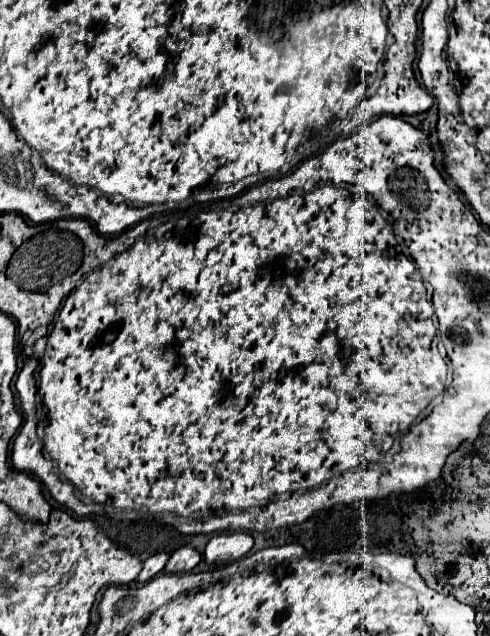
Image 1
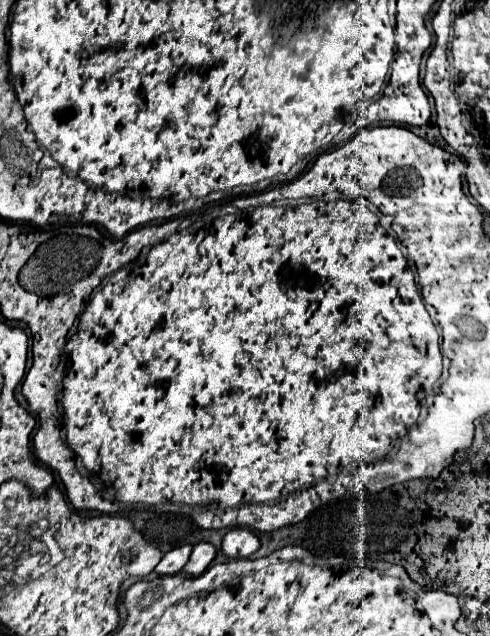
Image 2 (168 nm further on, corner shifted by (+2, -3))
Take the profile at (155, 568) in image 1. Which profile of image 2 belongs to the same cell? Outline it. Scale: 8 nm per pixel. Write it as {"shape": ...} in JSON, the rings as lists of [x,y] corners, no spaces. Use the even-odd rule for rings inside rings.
{"shape":[[[192,546],[172,548],[170,552],[166,552],[166,554],[162,556],[162,560],[160,560],[158,566],[154,568],[154,572],[156,572],[158,576],[178,574],[178,572],[184,568],[184,564],[186,564],[186,560],[188,560],[188,556],[190,556],[190,548],[192,548]]]}

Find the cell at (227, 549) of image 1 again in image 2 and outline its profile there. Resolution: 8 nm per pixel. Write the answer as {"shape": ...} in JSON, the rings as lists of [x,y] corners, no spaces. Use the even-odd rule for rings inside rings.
{"shape":[[[232,528],[222,538],[222,554],[228,558],[246,558],[260,548],[256,534],[248,528]]]}

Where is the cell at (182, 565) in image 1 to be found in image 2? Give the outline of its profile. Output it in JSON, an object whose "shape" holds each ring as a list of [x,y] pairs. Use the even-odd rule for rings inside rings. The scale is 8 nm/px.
{"shape":[[[200,542],[200,544],[196,544],[196,546],[192,548],[190,560],[188,560],[188,564],[182,568],[182,572],[188,574],[188,576],[200,576],[200,574],[210,566],[210,562],[214,560],[214,556],[216,556],[214,546],[208,544],[208,542]]]}

